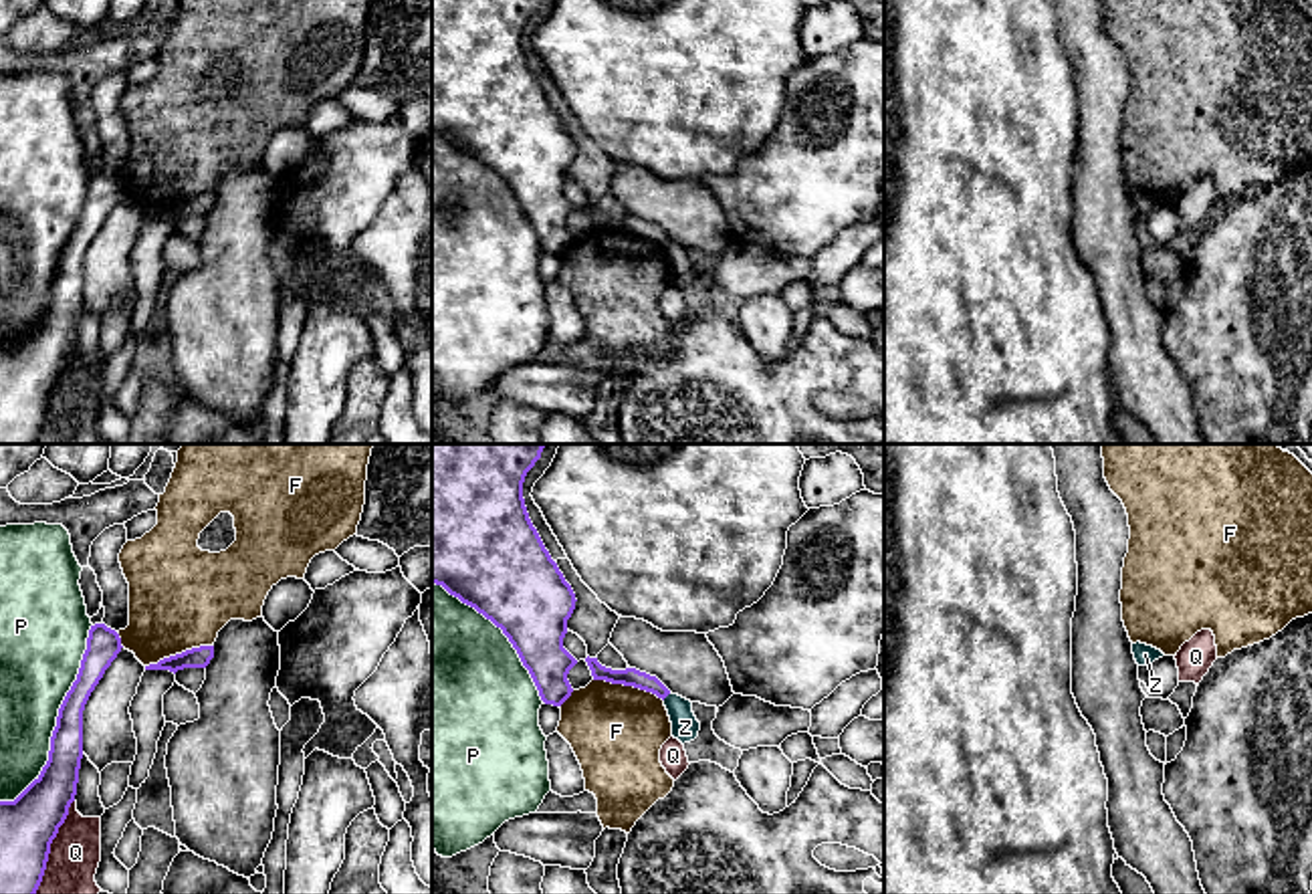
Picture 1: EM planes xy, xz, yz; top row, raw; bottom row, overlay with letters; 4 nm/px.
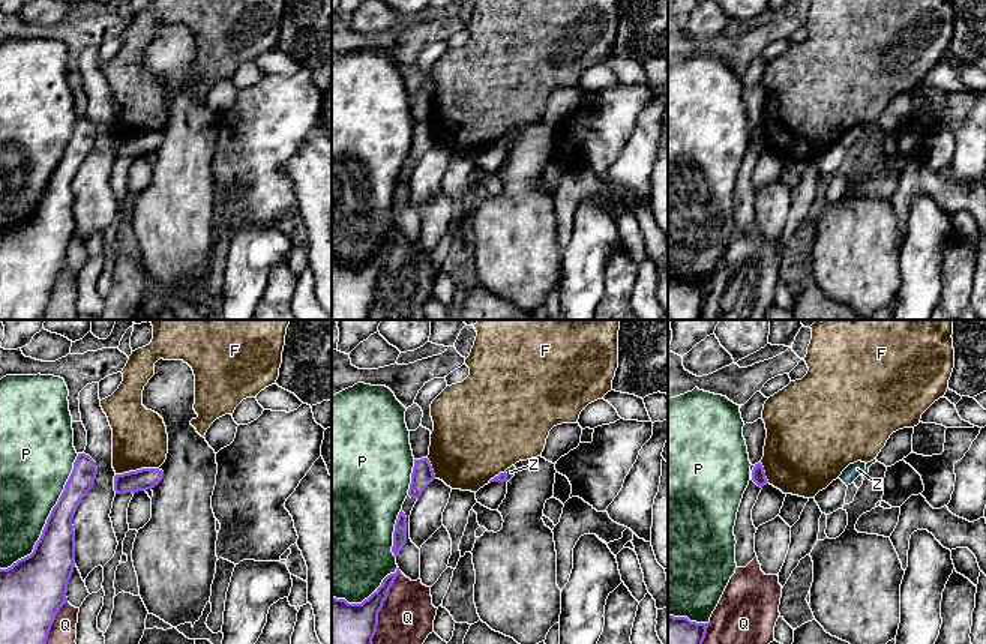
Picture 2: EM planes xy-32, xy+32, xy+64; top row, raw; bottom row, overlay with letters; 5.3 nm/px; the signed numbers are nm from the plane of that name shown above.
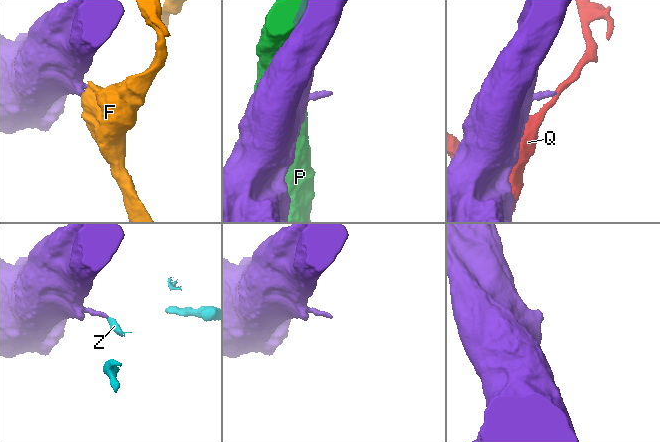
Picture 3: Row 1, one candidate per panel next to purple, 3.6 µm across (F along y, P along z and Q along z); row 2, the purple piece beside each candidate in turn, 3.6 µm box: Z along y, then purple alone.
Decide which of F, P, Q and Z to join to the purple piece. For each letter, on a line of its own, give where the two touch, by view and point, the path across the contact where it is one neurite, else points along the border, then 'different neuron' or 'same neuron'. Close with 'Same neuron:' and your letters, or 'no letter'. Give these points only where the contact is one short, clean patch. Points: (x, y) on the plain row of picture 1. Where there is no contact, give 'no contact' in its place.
F: meets purple in xz at (628, 233); different neuron
P: meets purple in xy at (57, 267); different neuron
Q: meets purple in xy at (49, 396); different neuron
Z: meets purple in xz at (667, 243); border along xz (671, 241), (663, 247); different neuron
Same neuron: no letter

